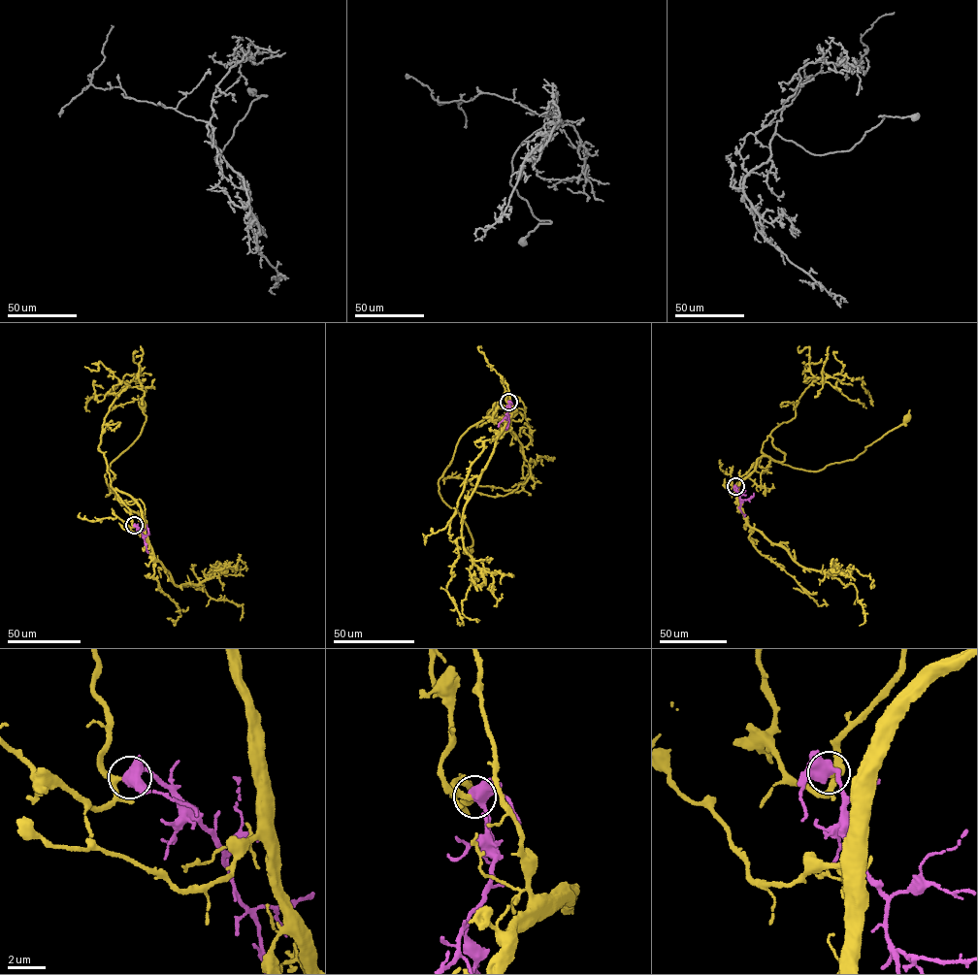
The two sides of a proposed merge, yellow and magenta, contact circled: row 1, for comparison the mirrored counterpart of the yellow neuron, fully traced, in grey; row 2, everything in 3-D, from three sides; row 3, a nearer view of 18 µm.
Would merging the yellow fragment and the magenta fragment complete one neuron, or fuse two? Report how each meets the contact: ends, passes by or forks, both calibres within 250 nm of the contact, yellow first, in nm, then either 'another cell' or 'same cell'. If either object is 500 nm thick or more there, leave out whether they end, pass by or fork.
190 nm thick on the yellow side, 500 nm on the other; same cell

